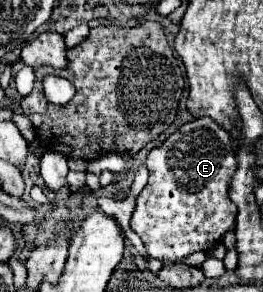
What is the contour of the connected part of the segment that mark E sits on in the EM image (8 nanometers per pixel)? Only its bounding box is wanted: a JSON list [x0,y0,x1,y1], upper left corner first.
[130,117,236,261]

